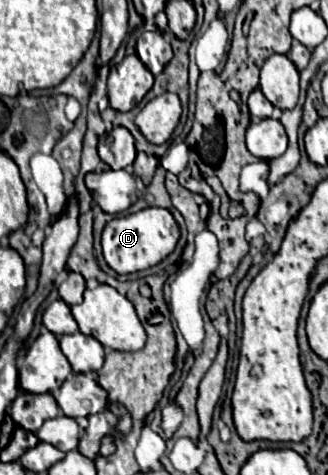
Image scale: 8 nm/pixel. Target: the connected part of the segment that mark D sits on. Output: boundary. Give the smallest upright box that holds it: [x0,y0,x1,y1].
[101,208,181,274]

